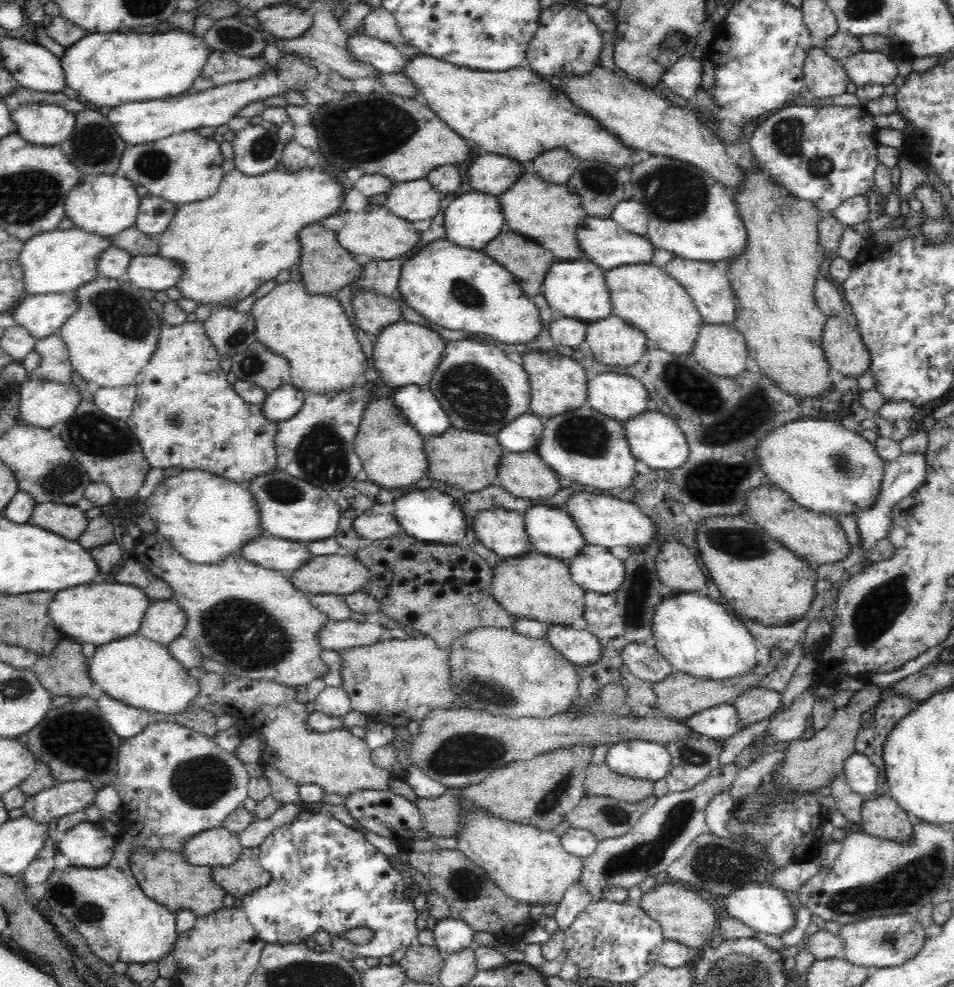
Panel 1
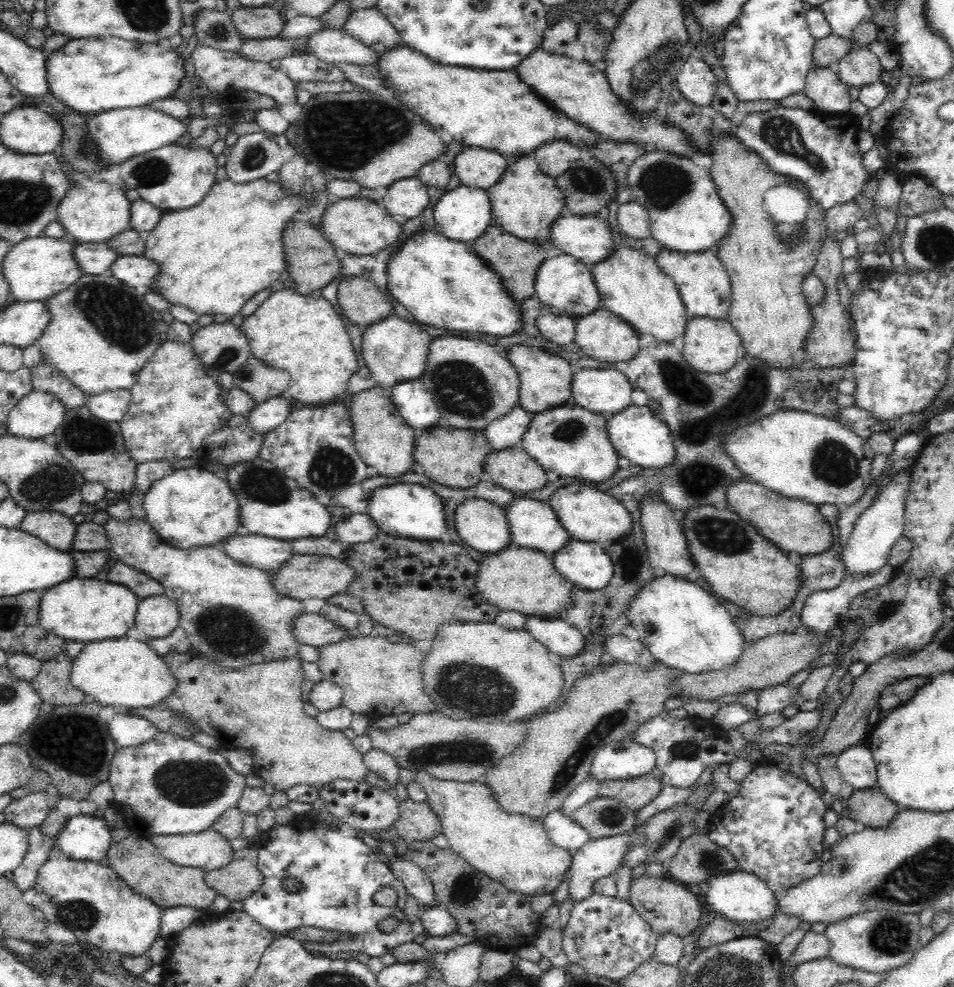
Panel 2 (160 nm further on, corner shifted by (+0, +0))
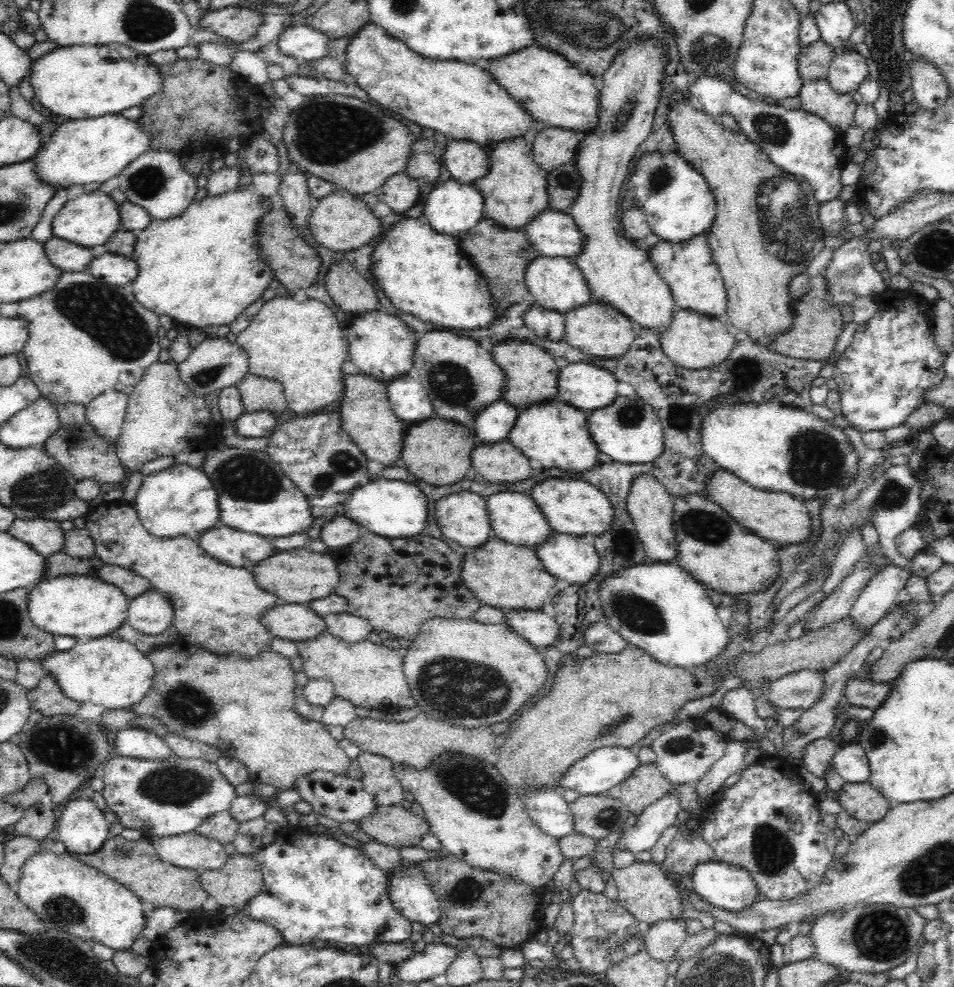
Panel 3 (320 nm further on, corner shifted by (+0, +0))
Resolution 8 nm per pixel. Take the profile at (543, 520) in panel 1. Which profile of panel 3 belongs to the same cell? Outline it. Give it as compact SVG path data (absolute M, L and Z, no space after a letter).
M502 490L502 492L486 496L484 500L487 501L492 536L506 541L508 544L528 545L534 548L538 544L543 544L544 540L547 540L548 536L553 534L553 531L548 527L548 521L544 519L543 512L540 511L540 507L528 494Z

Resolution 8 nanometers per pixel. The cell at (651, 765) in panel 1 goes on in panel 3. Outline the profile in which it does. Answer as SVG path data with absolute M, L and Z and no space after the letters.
M620 745L597 748L589 752L579 762L572 764L571 768L568 768L563 775L560 775L560 784L557 784L558 790L562 792L565 789L574 790L580 796L606 794L608 790L614 789L620 782L627 780L638 764L636 749L622 748Z

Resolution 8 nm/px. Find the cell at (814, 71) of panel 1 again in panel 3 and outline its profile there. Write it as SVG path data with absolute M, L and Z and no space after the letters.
M826 78L804 82L798 95L802 103L801 109L819 116L832 126L836 135L840 131L845 134L855 122L858 106L853 103L852 95L837 93Z

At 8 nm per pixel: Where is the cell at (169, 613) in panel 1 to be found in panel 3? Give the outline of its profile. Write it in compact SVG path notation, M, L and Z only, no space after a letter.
M144 591L128 603L126 619L134 630L156 636L171 625L173 612L164 593Z

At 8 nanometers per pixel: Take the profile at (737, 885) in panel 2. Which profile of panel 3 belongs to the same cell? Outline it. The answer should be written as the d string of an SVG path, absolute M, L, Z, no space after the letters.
M701 863L690 876L693 891L723 910L740 911L759 899L750 873L729 863Z

